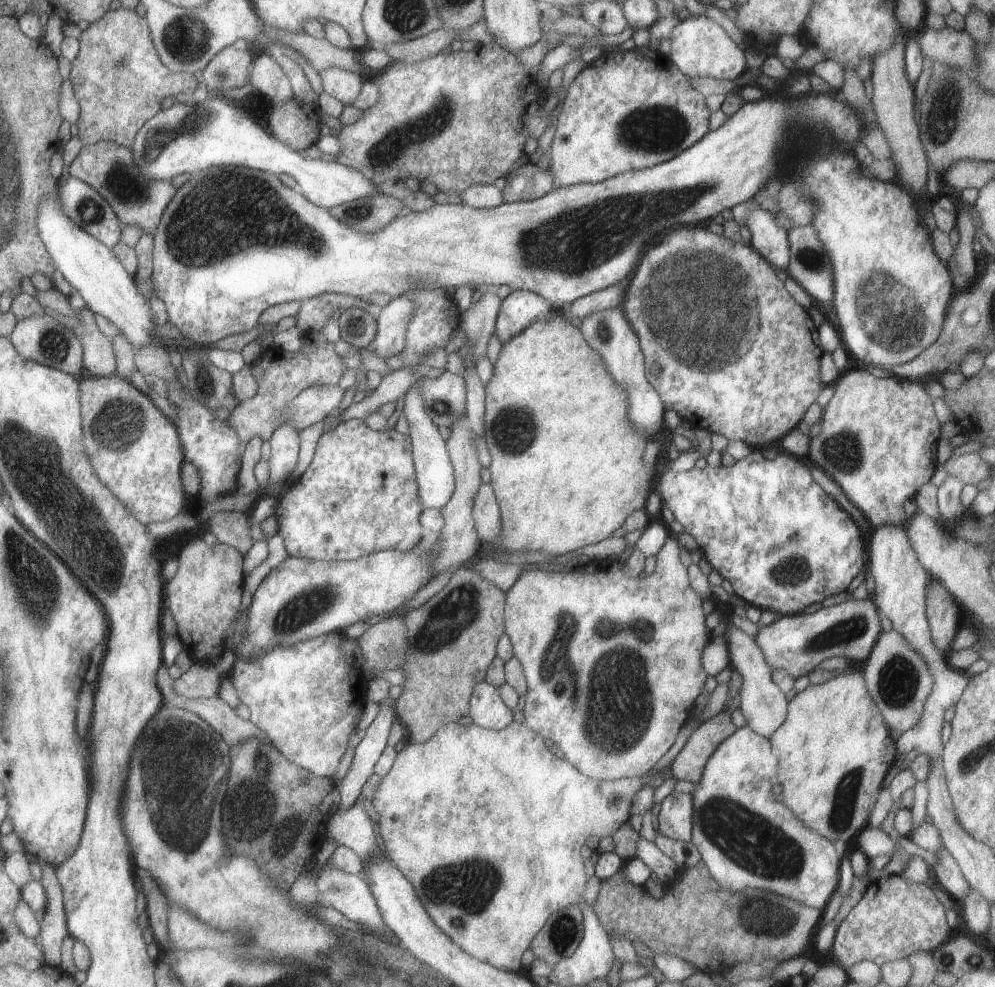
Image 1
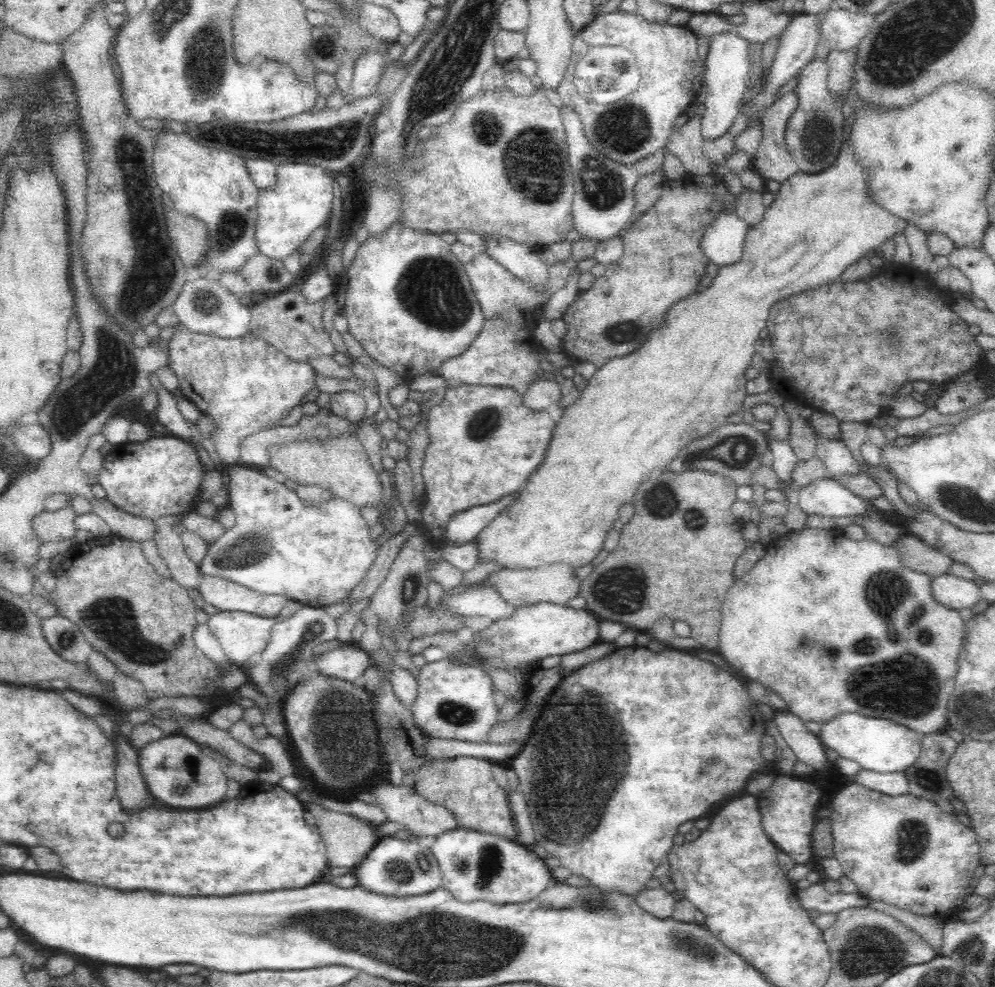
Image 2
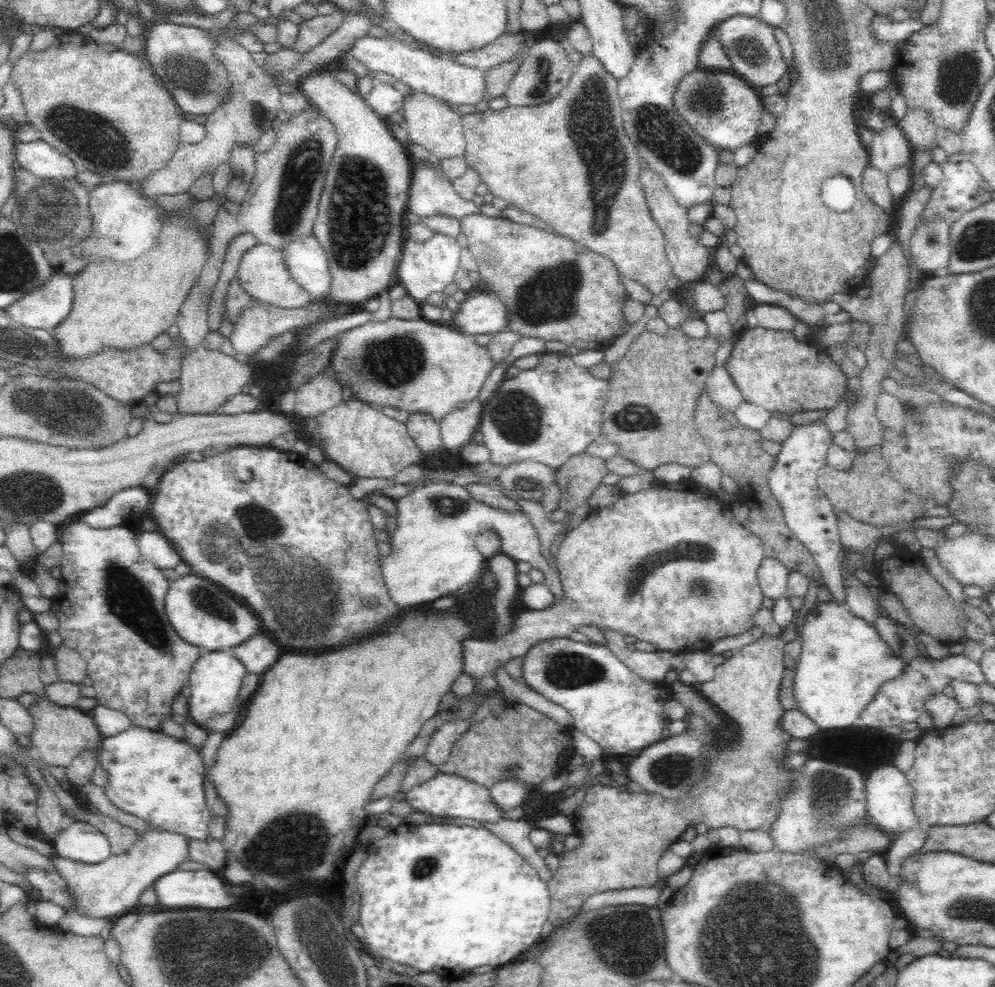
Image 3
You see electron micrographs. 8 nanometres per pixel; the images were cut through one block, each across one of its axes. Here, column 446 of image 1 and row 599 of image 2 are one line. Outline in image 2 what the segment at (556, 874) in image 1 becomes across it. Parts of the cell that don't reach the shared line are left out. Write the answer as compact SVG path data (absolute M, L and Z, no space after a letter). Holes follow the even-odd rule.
M806 527L800 532L792 531L786 532L783 537L772 539L765 546L765 553L752 568L750 571L736 580L736 582L730 587L730 590L726 593L723 605L722 605L722 620L721 620L721 633L719 638L719 644L714 652L716 654L722 656L723 660L726 660L732 668L736 668L738 670L740 676L745 678L745 681L748 680L756 680L760 682L760 684L764 685L764 687L772 690L772 692L780 695L783 700L786 702L787 710L790 713L798 716L798 718L802 719L802 721L811 721L814 720L819 723L825 723L832 718L836 717L837 714L840 713L858 713L864 716L878 717L878 718L886 718L891 721L897 722L898 724L902 724L912 730L918 735L922 736L928 733L933 733L934 731L945 731L948 728L947 720L947 705L949 702L950 695L954 690L954 678L956 678L956 670L958 670L958 654L960 649L962 648L962 640L964 640L964 626L965 621L960 617L960 613L956 609L948 608L934 600L934 595L932 595L932 591L930 591L930 584L932 584L932 577L917 572L916 570L911 570L907 568L902 562L901 558L899 558L898 549L896 547L890 545L882 545L880 542L874 539L866 539L864 537L861 540L854 540L846 537L842 533L839 528L834 529L820 529L820 528L808 528ZM870 634L870 636L868 636ZM868 666L874 666L874 670L872 672L868 672L868 674L864 674L864 668L868 668ZM870 678L874 678L874 682L878 682L878 688L874 688L872 692L858 692L858 686L862 684L862 680L870 680Z

